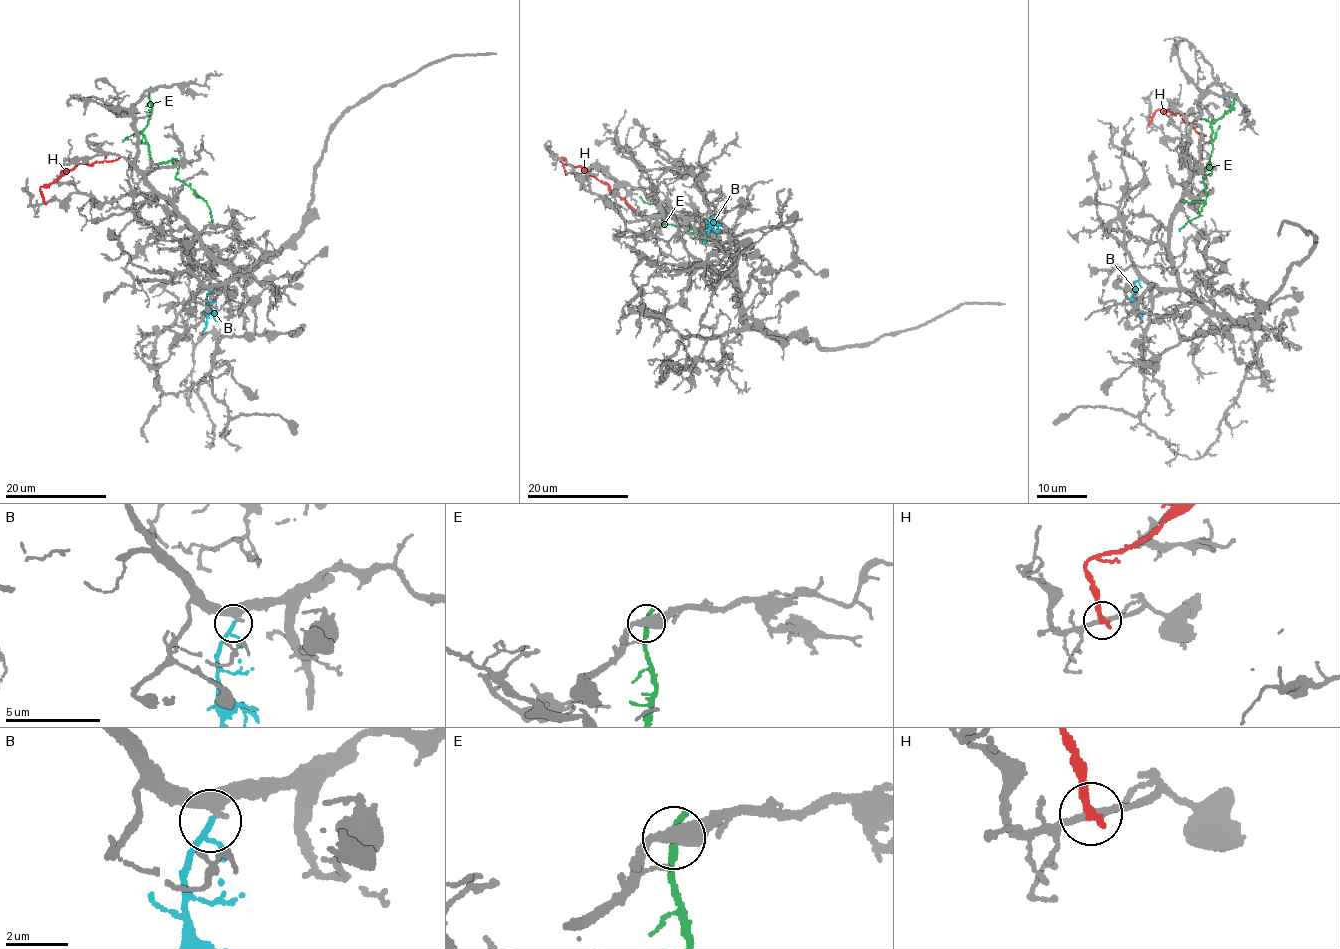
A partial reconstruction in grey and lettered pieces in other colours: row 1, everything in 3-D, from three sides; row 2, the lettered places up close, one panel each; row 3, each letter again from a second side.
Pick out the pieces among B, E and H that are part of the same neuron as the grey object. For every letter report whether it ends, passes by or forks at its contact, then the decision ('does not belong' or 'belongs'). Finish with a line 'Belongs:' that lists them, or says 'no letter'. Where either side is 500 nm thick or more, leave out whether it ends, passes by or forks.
B: it passes by | belongs
E: it ends | does not belong
H: it ends | does not belong
Belongs: B

